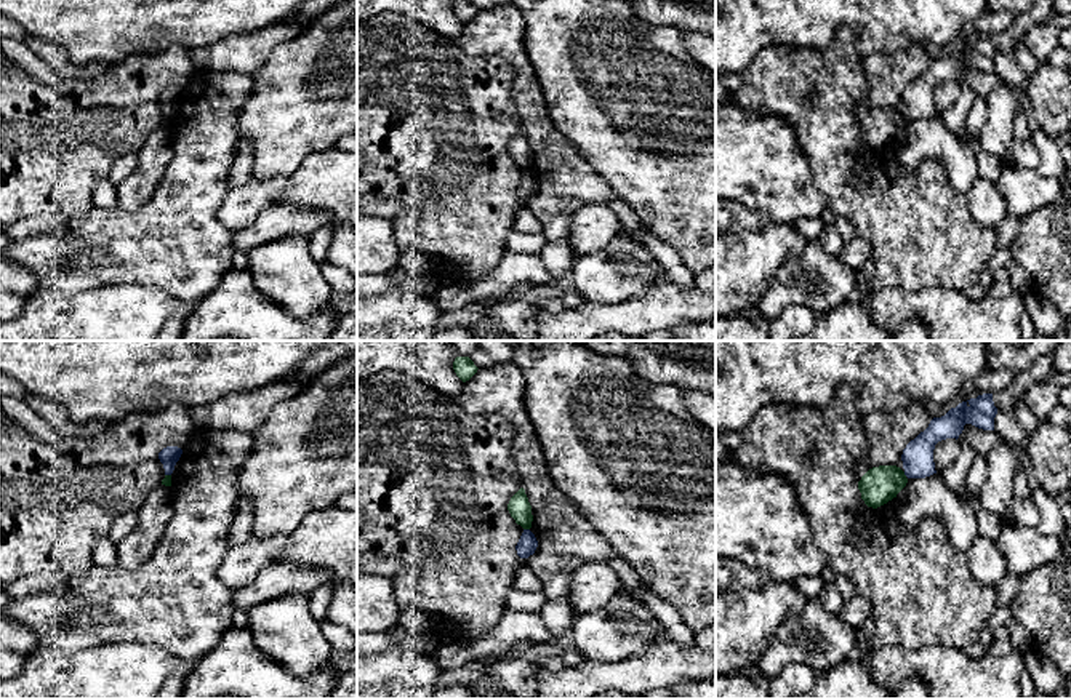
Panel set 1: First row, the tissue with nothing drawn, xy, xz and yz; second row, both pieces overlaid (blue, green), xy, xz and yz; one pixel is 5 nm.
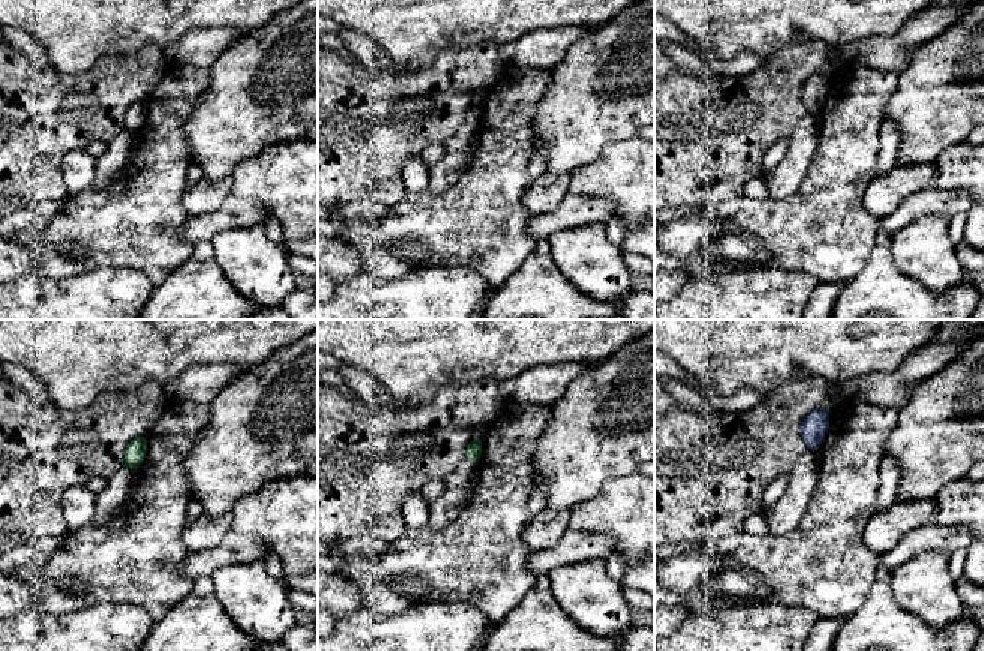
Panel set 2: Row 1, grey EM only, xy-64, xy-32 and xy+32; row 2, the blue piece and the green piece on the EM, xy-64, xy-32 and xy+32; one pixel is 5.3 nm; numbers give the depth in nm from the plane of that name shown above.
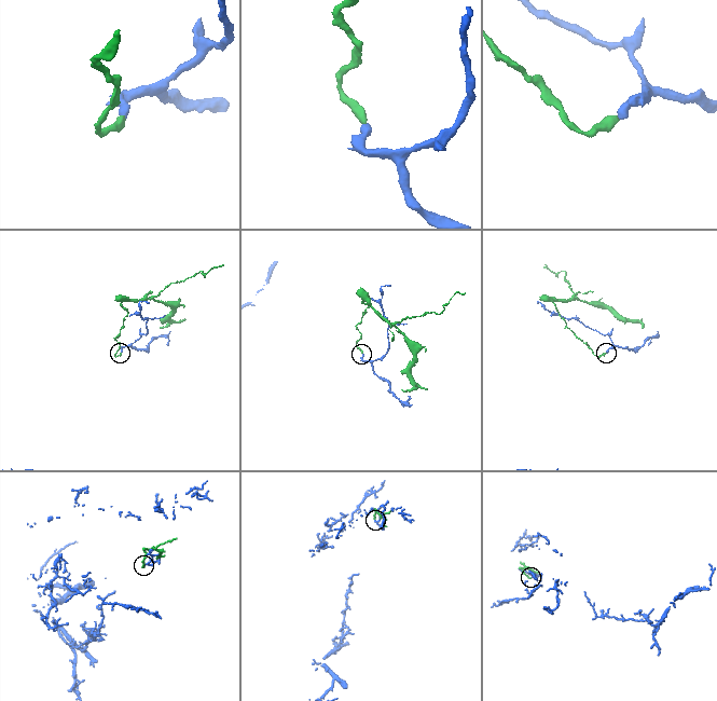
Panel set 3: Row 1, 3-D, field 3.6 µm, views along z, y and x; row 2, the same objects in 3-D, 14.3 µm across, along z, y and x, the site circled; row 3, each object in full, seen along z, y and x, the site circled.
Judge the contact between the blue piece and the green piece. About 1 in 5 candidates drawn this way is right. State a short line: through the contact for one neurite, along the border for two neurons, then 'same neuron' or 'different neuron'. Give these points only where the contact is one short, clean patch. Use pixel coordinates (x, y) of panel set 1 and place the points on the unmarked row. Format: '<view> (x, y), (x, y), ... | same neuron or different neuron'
xz (524, 170), (529, 171) | different neuron

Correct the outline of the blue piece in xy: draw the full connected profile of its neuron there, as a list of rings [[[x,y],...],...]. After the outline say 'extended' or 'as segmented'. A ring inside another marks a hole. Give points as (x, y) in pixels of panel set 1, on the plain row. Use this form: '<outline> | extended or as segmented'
[[[166,88],[158,94],[158,101],[163,106],[165,117],[171,117],[176,104],[179,102],[183,91],[178,88]]] | as segmented

